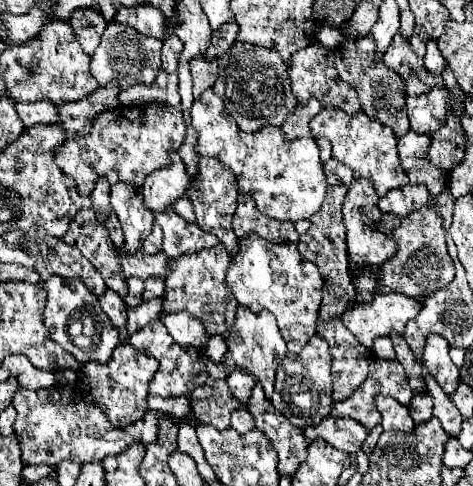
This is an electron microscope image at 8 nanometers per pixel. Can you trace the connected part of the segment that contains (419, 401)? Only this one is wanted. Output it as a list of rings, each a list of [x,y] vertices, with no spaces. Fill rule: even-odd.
[[[413,395],[413,401],[409,405],[409,413],[413,417],[415,423],[425,423],[427,419],[431,419],[431,409],[433,409],[433,403],[431,403],[431,395]]]

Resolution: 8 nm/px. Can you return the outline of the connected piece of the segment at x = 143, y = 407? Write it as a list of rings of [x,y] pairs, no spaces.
[[[121,343],[107,363],[91,361],[87,367],[81,369],[79,377],[79,393],[83,399],[99,407],[111,421],[113,427],[127,427],[141,419],[147,411],[147,395],[149,395],[149,381],[153,379],[159,363],[155,357],[149,357],[129,343]]]

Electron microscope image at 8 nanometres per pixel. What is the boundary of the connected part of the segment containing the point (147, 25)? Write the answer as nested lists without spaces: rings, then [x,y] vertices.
[[[121,7],[119,19],[115,21],[135,27],[141,35],[155,37],[159,41],[167,39],[167,33],[165,33],[167,19],[161,11],[155,11],[155,7],[137,7],[135,11],[127,11],[127,7]]]

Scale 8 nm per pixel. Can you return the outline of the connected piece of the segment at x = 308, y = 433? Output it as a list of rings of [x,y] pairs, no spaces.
[[[327,417],[317,427],[307,427],[303,433],[309,441],[321,437],[335,449],[355,455],[361,449],[369,429],[347,417]]]

